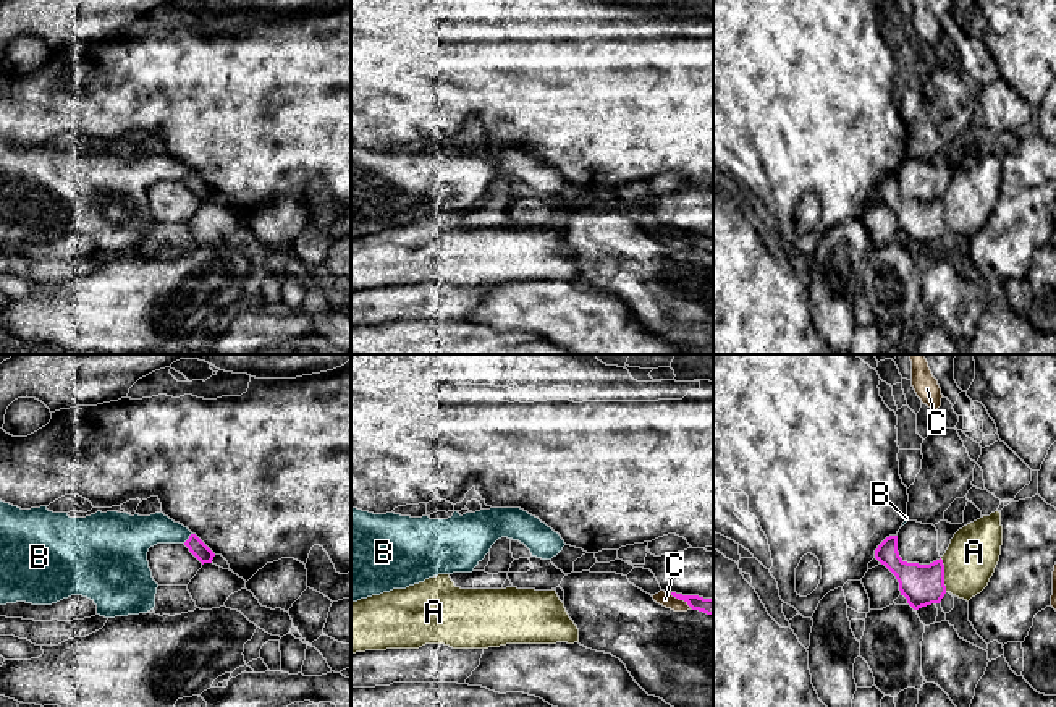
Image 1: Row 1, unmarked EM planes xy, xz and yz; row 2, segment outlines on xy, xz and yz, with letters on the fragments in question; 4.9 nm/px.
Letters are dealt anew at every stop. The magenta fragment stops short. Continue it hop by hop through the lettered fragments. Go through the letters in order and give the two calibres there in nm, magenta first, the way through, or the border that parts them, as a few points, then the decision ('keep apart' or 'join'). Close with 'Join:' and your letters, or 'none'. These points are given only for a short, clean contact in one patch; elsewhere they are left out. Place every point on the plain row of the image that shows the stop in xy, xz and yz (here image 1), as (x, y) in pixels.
A: 200 nm thick on the magenta side, 260 nm on the other; keep apart
B: 80 nm thick on the magenta side, 180 nm on the other; border along xy (191, 170), (183, 180); keep apart
C: 80 nm thick on the magenta side, 70 nm on the other; keep apart
Join: none

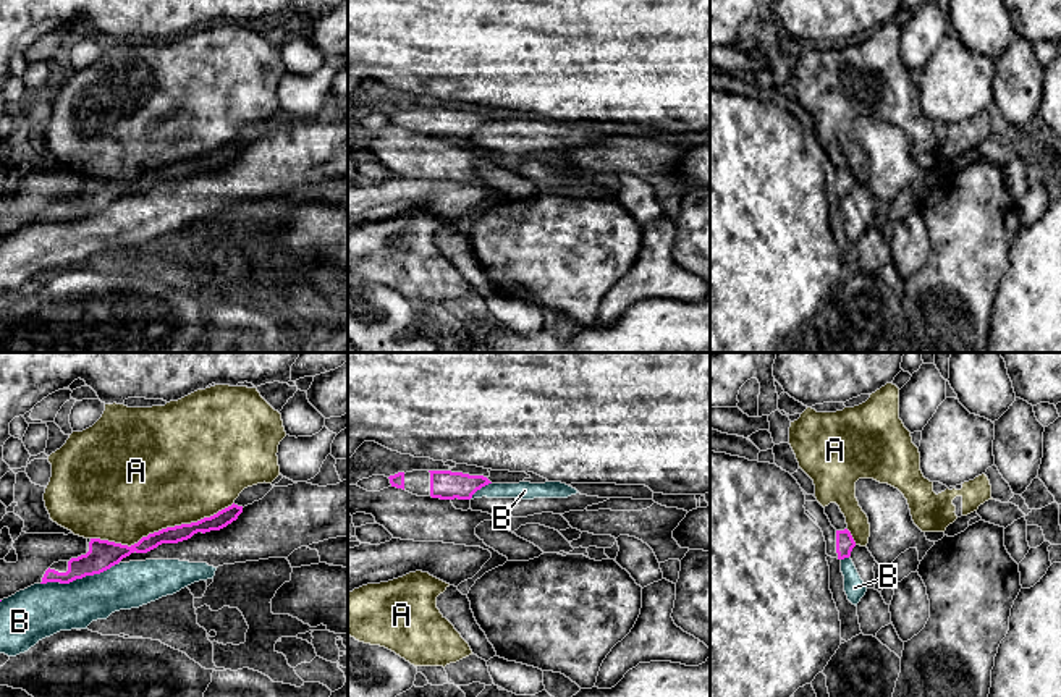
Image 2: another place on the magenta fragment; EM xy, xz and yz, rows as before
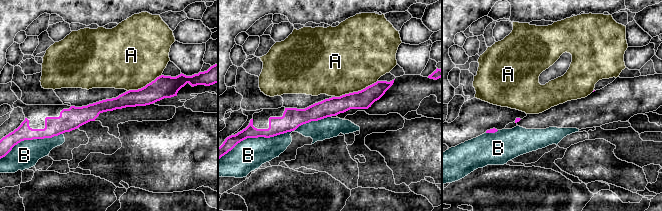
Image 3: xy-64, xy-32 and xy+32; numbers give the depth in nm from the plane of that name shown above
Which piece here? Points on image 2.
A: 80 nm thick on the magenta side, 500 nm on the other; keep apart
B: 150 nm thick on the magenta side, 260 nm on the other; keep apart
Join: none

